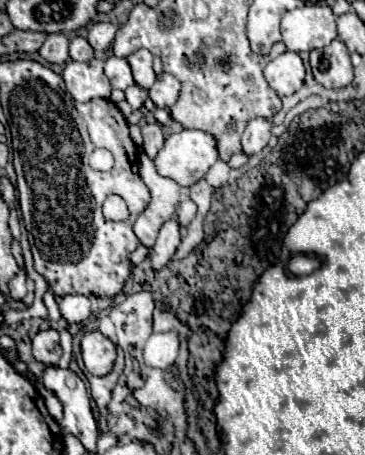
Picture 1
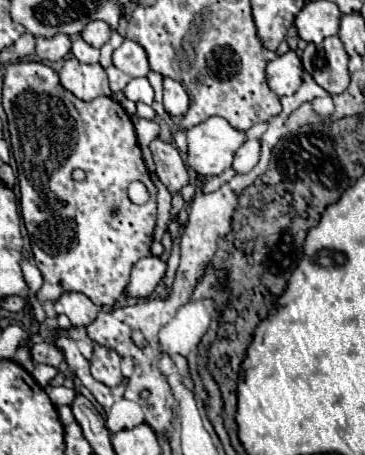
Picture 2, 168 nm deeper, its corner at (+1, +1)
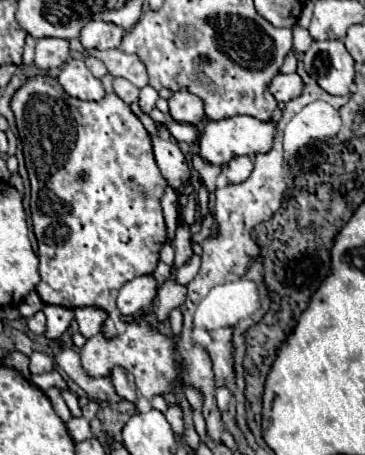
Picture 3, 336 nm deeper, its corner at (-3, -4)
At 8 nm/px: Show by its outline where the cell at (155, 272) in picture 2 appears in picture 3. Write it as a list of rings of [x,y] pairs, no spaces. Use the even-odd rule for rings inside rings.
[[[152,275],[136,277],[136,281],[128,281],[124,289],[118,293],[118,311],[124,317],[134,317],[148,311],[152,299],[156,297],[156,281]]]

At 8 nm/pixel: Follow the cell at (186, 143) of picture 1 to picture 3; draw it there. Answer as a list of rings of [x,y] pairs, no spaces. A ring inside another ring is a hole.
[[[236,115],[220,121],[208,121],[202,135],[200,135],[200,155],[212,165],[226,165],[232,157],[238,155],[258,155],[268,153],[272,149],[276,135],[276,123],[274,121],[260,121],[248,115]]]

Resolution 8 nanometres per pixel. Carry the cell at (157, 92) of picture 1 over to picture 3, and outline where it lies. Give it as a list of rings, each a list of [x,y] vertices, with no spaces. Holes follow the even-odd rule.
[[[188,91],[174,93],[174,97],[168,101],[168,105],[170,105],[170,115],[174,117],[174,121],[196,125],[204,119],[204,103],[200,101],[200,97],[192,95]]]

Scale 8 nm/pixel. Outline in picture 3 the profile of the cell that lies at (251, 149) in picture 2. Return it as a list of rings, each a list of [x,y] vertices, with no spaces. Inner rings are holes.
[[[234,157],[230,163],[220,167],[222,175],[228,177],[230,183],[238,185],[242,181],[246,181],[252,173],[252,157]]]

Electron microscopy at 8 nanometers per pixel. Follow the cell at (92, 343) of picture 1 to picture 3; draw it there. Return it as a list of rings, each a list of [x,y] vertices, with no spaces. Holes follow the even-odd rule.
[[[114,369],[112,375],[110,375],[110,379],[112,379],[114,387],[116,387],[116,393],[118,393],[122,399],[136,403],[136,399],[138,399],[138,397],[136,397],[136,383],[134,383],[134,377],[132,377],[128,371],[124,371],[124,369]]]

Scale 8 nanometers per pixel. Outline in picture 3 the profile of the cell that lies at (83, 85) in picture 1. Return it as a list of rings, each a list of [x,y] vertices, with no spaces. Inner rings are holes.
[[[68,61],[66,65],[62,65],[60,73],[58,73],[58,81],[64,87],[64,91],[70,97],[76,99],[86,99],[86,101],[100,101],[106,93],[102,87],[102,81],[96,79],[88,67],[84,65],[84,61]]]

